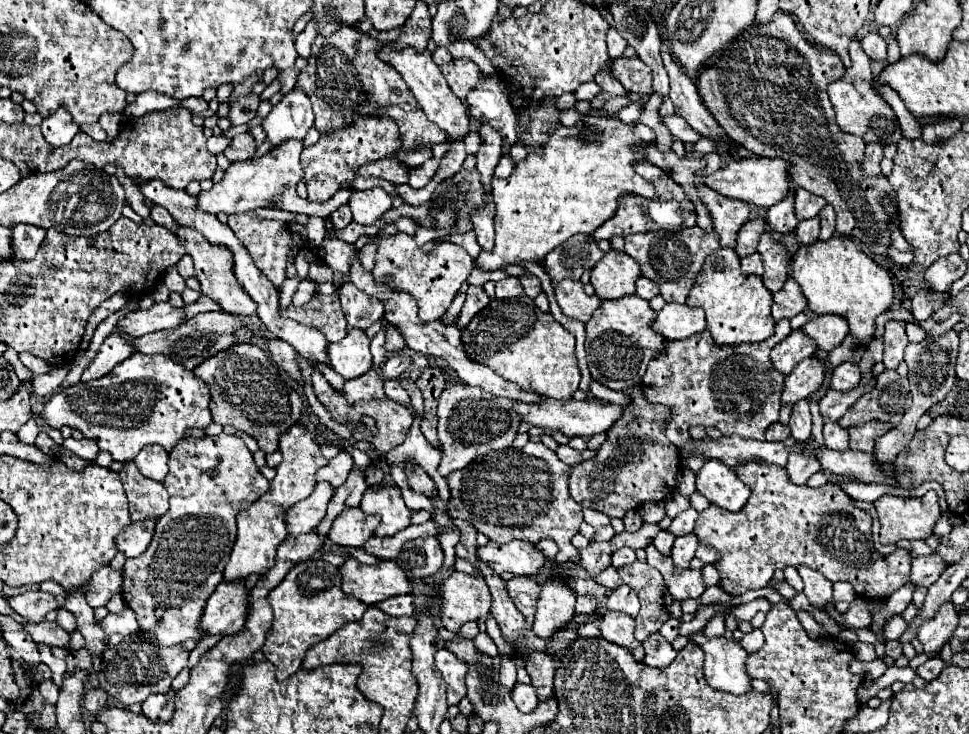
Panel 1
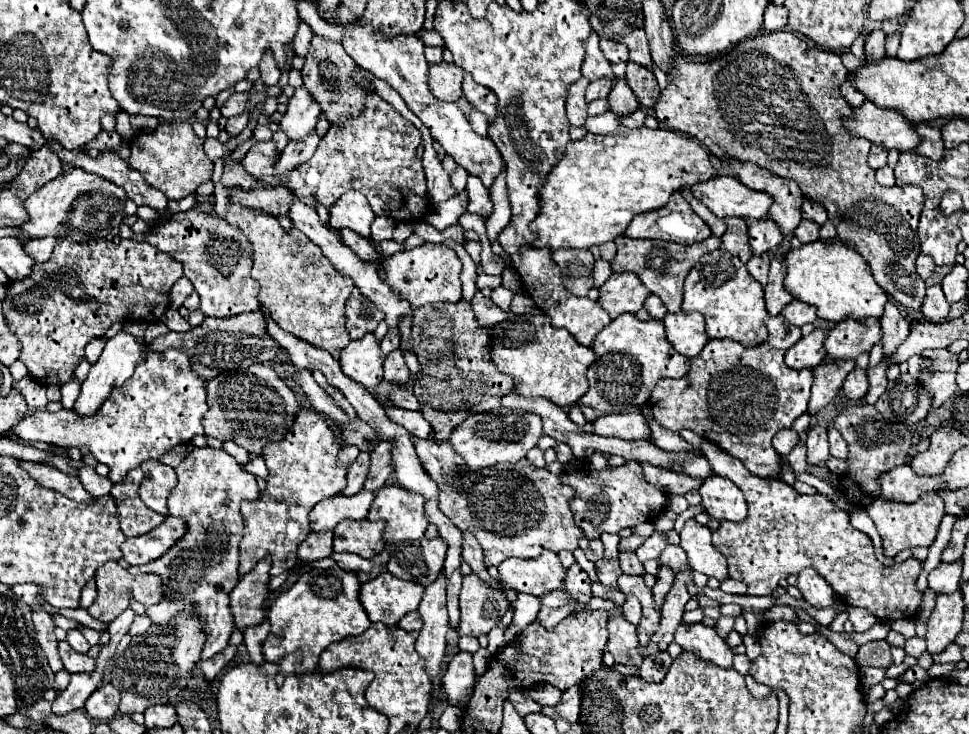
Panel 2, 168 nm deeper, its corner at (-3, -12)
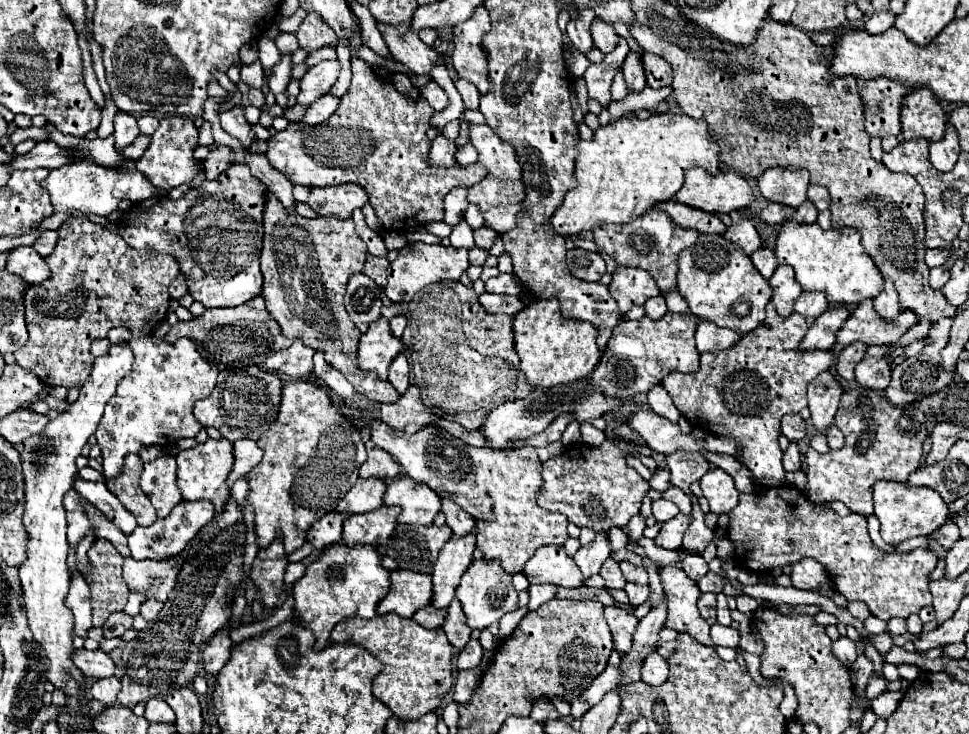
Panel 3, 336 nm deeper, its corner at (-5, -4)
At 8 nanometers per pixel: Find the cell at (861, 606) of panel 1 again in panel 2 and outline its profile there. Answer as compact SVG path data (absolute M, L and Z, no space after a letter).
M848 606L849 621L853 625L853 630L858 633L868 631L878 619L872 617L870 612L859 607Z

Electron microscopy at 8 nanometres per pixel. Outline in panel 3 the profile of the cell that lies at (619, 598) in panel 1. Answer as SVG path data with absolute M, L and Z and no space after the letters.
M628 583L628 585L624 587L624 591L628 593L632 607L642 605L642 603L648 599L648 595L650 595L650 587L638 587L638 585L634 585L634 583Z

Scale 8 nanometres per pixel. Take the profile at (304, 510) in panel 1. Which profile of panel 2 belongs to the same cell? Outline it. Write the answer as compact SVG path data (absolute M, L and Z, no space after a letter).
M360 491L352 497L346 497L346 495L326 497L326 501L320 501L312 509L310 529L314 533L332 531L344 519L364 519L368 515L372 499L374 499L374 493L370 491Z

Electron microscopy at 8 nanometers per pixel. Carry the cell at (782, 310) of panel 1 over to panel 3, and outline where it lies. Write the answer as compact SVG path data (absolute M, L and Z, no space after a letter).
M810 291L810 293L802 293L798 297L798 301L794 303L794 311L804 315L804 317L820 317L824 311L828 309L828 301L826 301L826 293L820 291Z

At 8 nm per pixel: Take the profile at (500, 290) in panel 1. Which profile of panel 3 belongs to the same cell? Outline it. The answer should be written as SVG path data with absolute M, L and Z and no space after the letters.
M498 275L494 279L486 281L486 291L488 293L506 293L506 295L520 295L522 287L514 275Z

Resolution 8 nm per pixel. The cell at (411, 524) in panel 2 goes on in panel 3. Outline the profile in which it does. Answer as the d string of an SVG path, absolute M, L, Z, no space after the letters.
M404 477L388 483L384 505L402 507L398 523L430 525L440 511L440 497L430 487L414 483L410 477Z

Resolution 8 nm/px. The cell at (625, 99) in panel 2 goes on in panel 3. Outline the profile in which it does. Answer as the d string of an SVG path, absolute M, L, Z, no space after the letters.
M630 49L628 57L624 59L622 71L624 71L624 79L626 79L630 91L642 91L646 87L646 75L642 69L642 53L640 51Z

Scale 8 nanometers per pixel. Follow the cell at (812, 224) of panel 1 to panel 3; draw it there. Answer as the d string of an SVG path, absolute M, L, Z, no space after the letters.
M810 201L802 203L794 213L794 221L798 221L798 223L816 223L816 217L818 217L818 209Z

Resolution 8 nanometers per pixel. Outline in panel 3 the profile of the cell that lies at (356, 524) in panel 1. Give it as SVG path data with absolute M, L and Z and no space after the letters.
M386 505L364 515L352 515L344 523L342 537L348 545L356 543L384 545L396 527L396 517L398 507L386 507Z

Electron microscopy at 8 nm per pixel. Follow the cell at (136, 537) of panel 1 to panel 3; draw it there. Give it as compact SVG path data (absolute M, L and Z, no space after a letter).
M180 501L166 519L158 519L156 523L152 523L148 527L136 527L134 533L128 535L128 547L132 551L132 557L138 561L142 561L142 559L164 561L166 557L174 557L212 519L214 519L214 505L210 505L210 501L194 501L194 503Z

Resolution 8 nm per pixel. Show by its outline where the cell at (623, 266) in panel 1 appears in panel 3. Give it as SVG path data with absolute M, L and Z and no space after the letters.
M618 267L612 275L610 295L614 297L622 313L626 313L634 305L644 305L646 299L658 297L660 289L646 271L634 267Z

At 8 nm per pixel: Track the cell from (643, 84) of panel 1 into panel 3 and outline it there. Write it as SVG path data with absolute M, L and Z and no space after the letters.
M644 53L644 71L646 71L648 87L652 89L666 87L672 81L670 63L666 63L664 57L658 57L654 53Z

